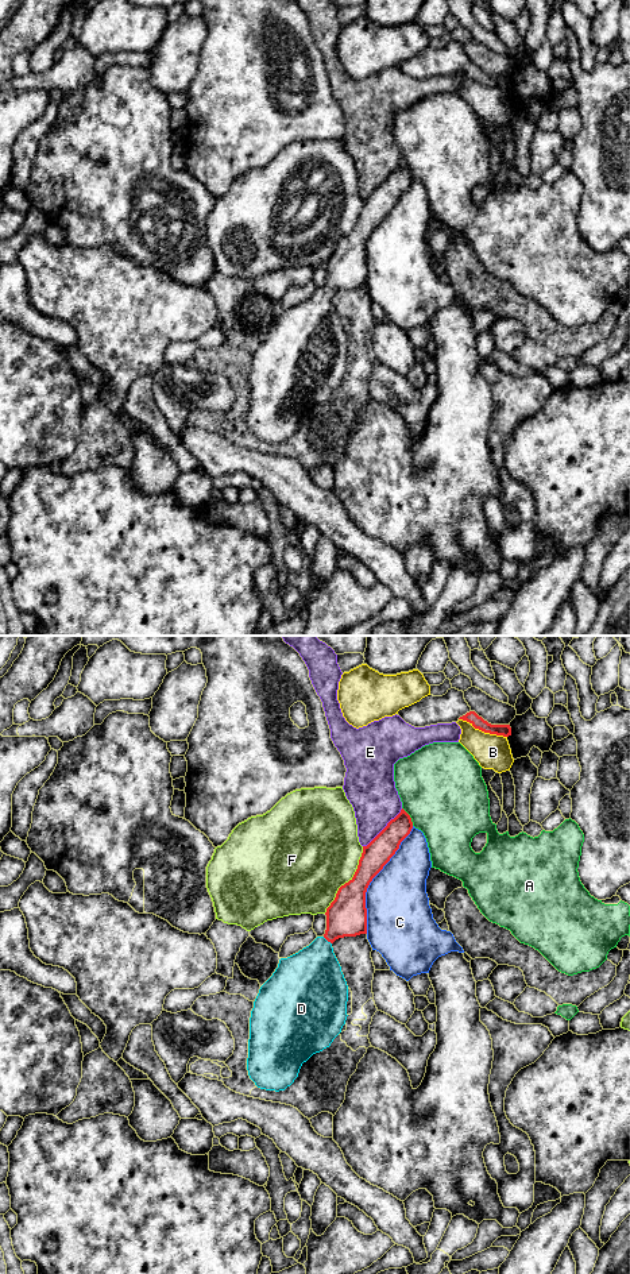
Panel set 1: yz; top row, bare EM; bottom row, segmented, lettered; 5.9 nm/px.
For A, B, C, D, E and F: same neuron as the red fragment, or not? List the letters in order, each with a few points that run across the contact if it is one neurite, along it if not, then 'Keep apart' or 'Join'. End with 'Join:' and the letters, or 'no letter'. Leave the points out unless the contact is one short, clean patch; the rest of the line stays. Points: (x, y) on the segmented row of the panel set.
A: Keep apart
B: Keep apart
C: Keep apart
D: Line: yz (347, 915), (327, 939), (321, 946), (312, 979). Join
E: Keep apart
F: Keep apart
Join: D

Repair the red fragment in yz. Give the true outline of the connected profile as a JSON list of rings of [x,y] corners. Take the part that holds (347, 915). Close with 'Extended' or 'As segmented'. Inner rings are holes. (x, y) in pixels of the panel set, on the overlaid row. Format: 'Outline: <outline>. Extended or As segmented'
Outline: [[[402,808],[367,845],[353,877],[341,885],[326,908],[326,930],[298,953],[281,958],[273,976],[260,987],[250,1018],[247,1070],[260,1089],[285,1090],[298,1077],[299,1069],[313,1054],[329,1047],[347,1020],[348,985],[332,943],[344,937],[367,934],[366,892],[410,834],[413,822]]]. Extended

